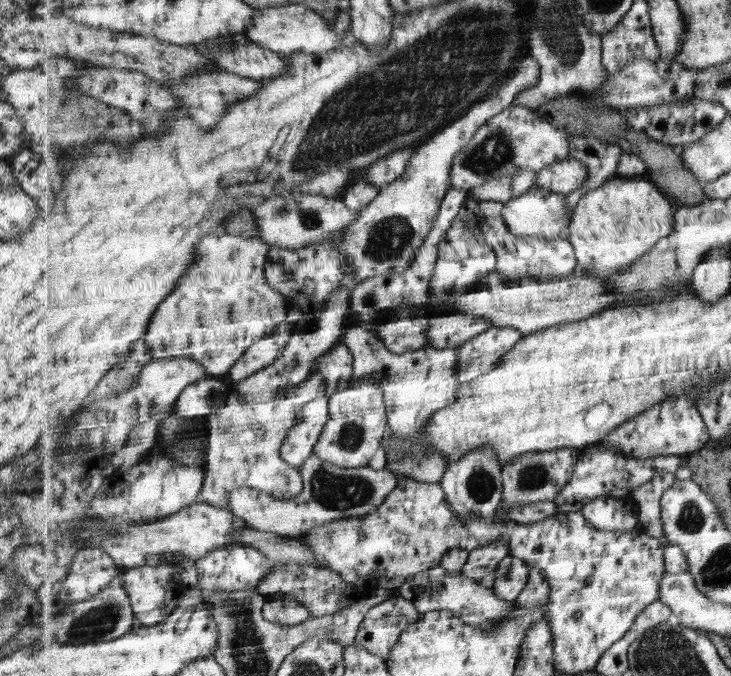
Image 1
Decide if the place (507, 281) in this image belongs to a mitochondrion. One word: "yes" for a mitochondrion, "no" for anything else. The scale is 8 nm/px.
no

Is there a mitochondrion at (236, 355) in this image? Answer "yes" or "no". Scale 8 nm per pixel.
no

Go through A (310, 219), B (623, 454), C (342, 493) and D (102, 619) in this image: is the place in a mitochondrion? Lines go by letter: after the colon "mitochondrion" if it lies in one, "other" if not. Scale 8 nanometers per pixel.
A: mitochondrion
B: other
C: mitochondrion
D: mitochondrion

